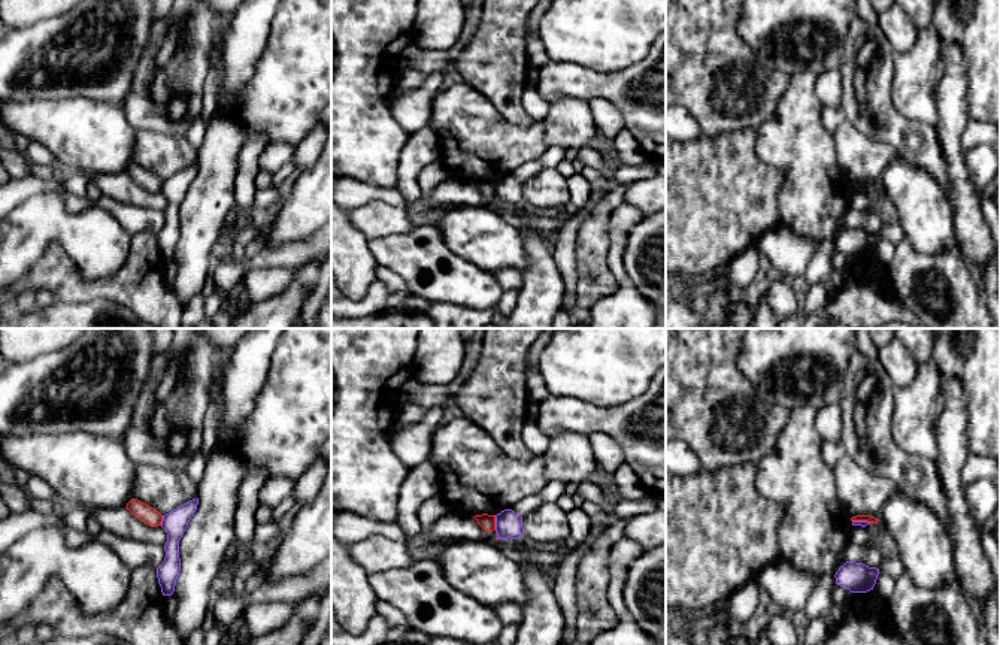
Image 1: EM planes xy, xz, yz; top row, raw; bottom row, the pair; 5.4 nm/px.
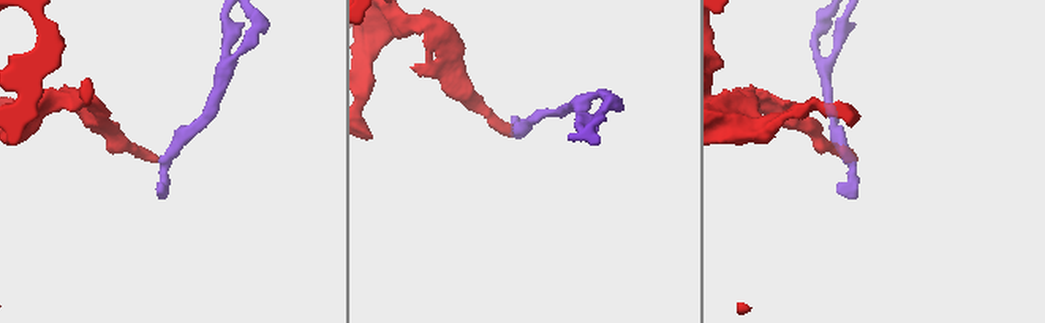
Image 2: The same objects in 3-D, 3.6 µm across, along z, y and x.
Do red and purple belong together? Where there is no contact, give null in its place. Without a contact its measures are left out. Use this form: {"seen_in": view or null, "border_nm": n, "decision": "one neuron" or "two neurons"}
{"seen_in": "xz", "border_nm": 80, "decision": "two neurons"}

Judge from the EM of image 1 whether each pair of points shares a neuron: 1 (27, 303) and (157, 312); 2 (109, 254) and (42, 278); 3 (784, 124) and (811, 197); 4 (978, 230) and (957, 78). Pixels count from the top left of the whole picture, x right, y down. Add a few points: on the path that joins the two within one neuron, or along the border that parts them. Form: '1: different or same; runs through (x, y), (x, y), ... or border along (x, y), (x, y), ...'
1: different; border along (36, 290), (23, 290), (17, 296)
2: different; border along (44, 253), (57, 242), (85, 278), (111, 275)
3: same; runs through (796, 142), (806, 153), (811, 179)
4: same; runs through (961, 193), (952, 154), (952, 115)

